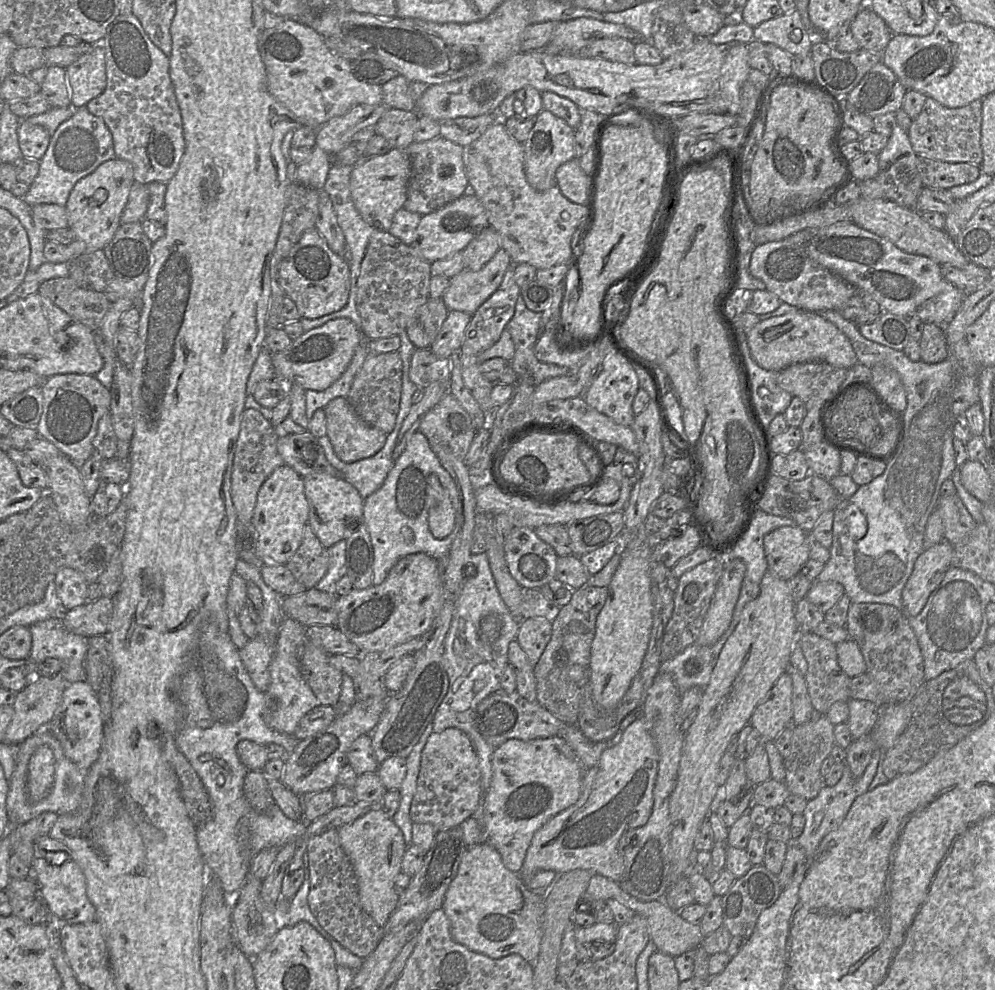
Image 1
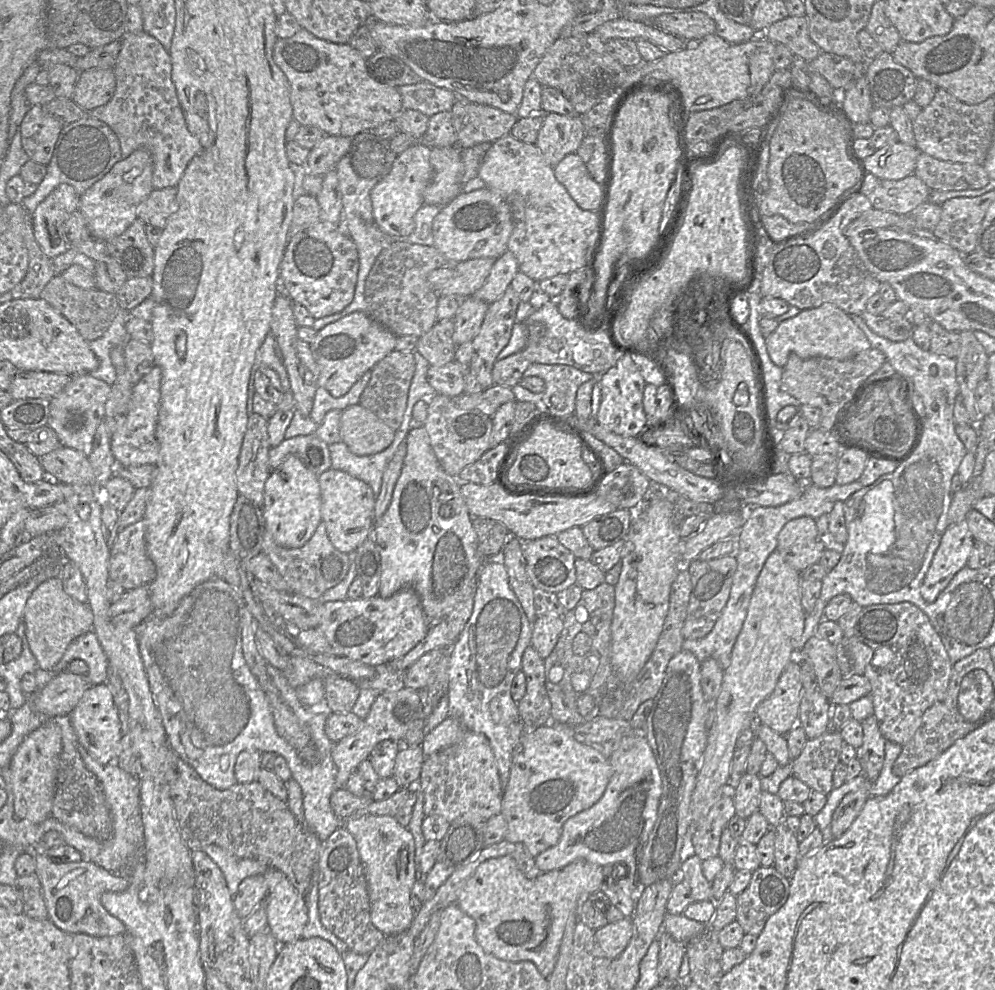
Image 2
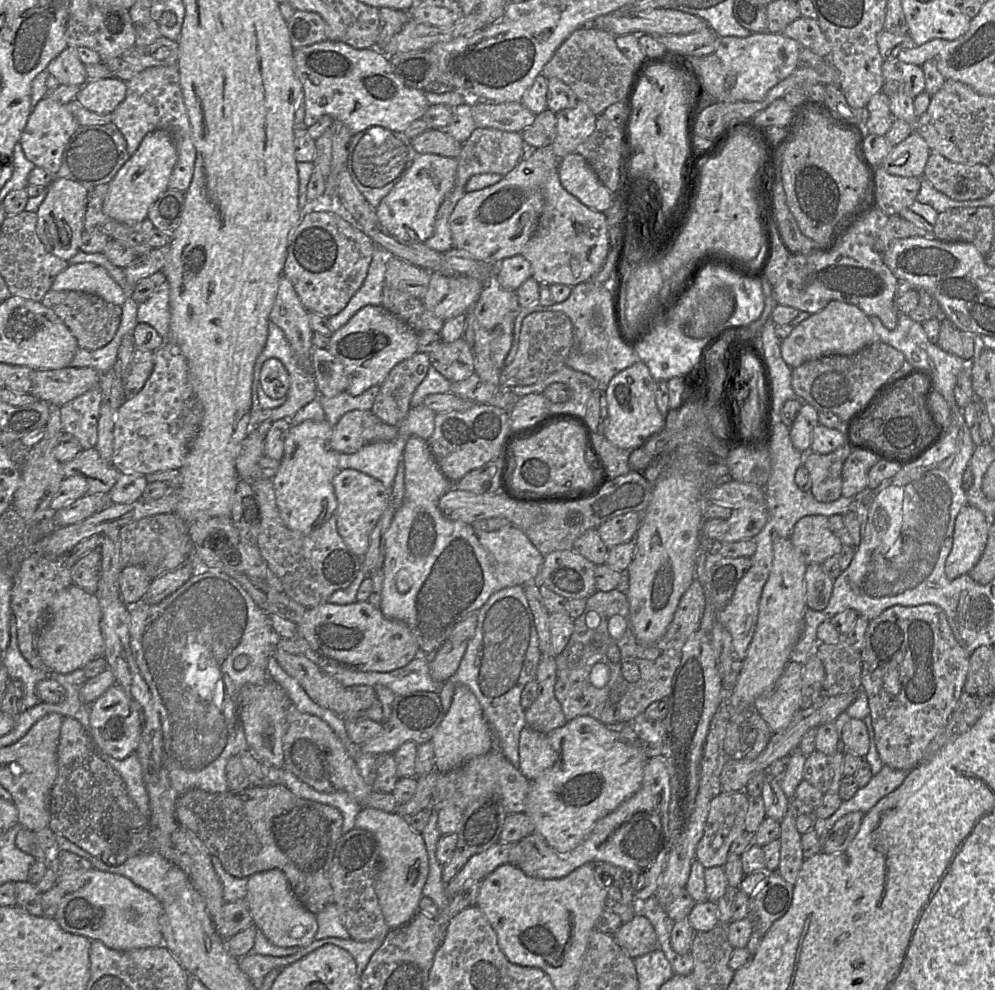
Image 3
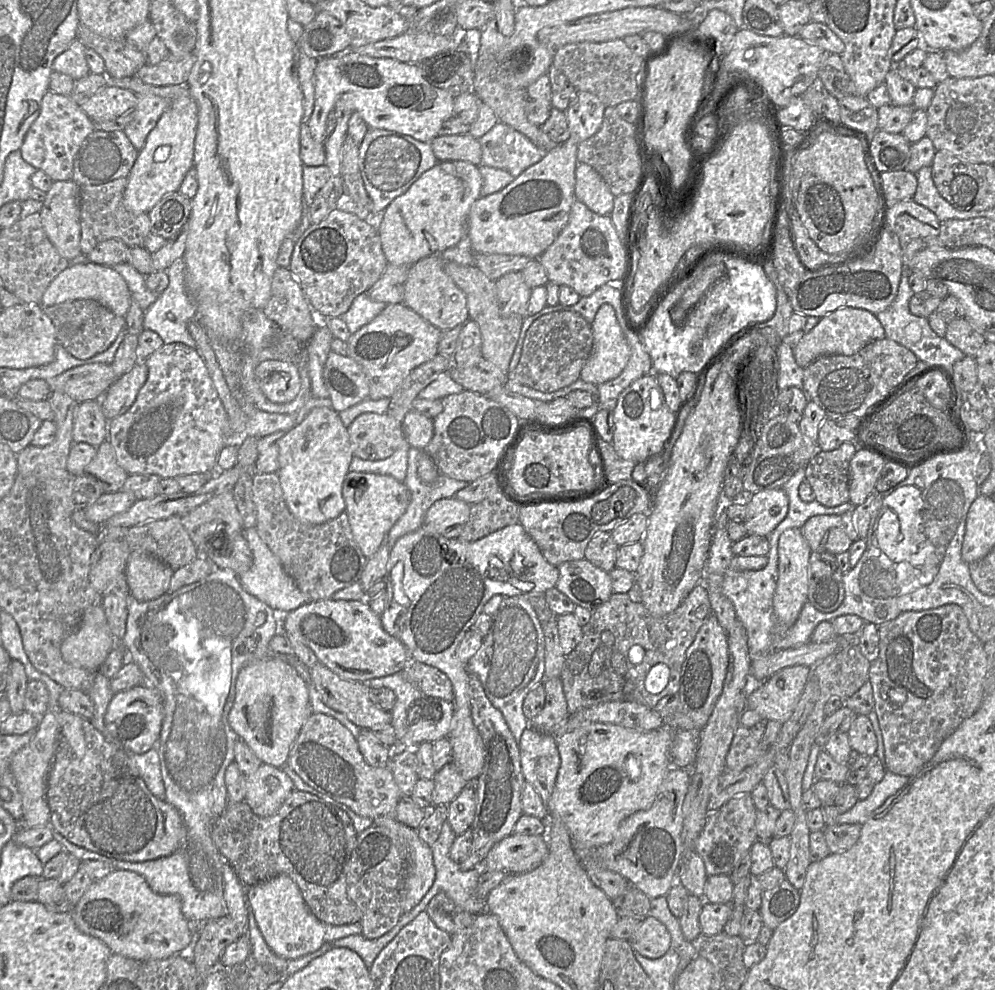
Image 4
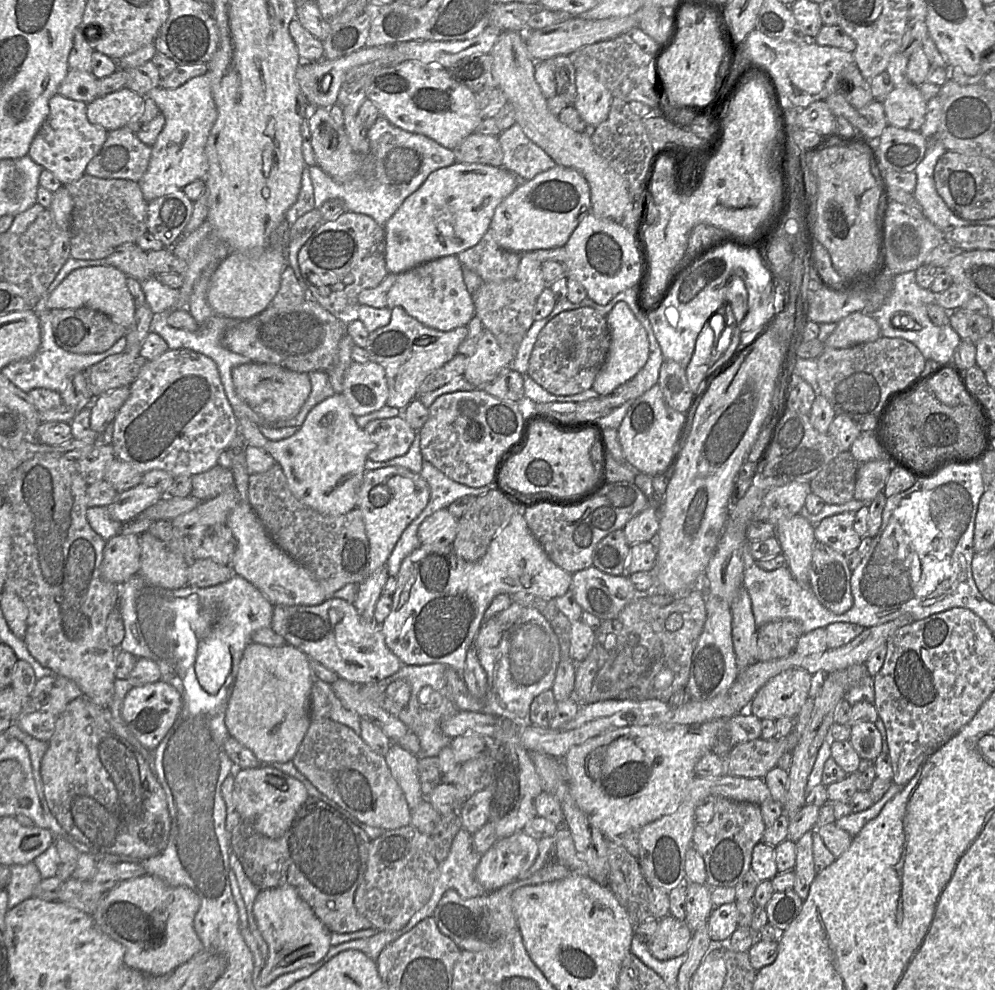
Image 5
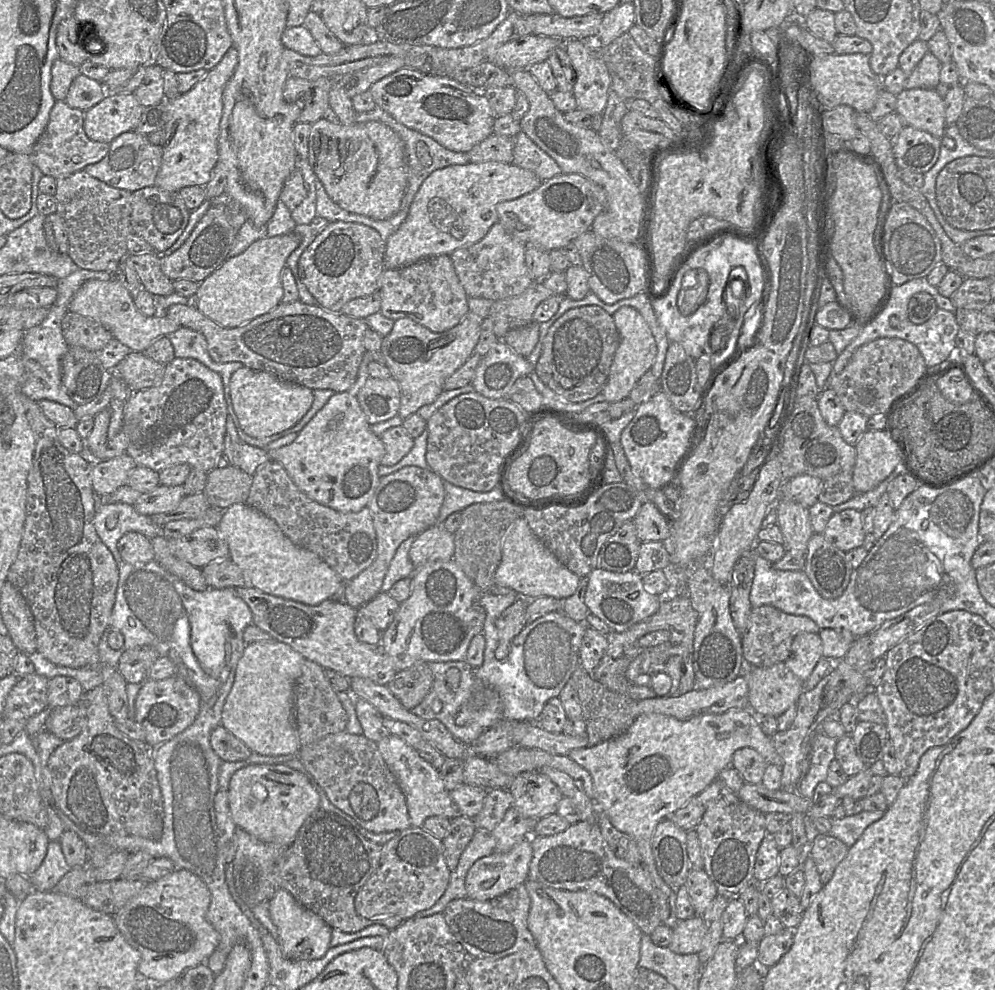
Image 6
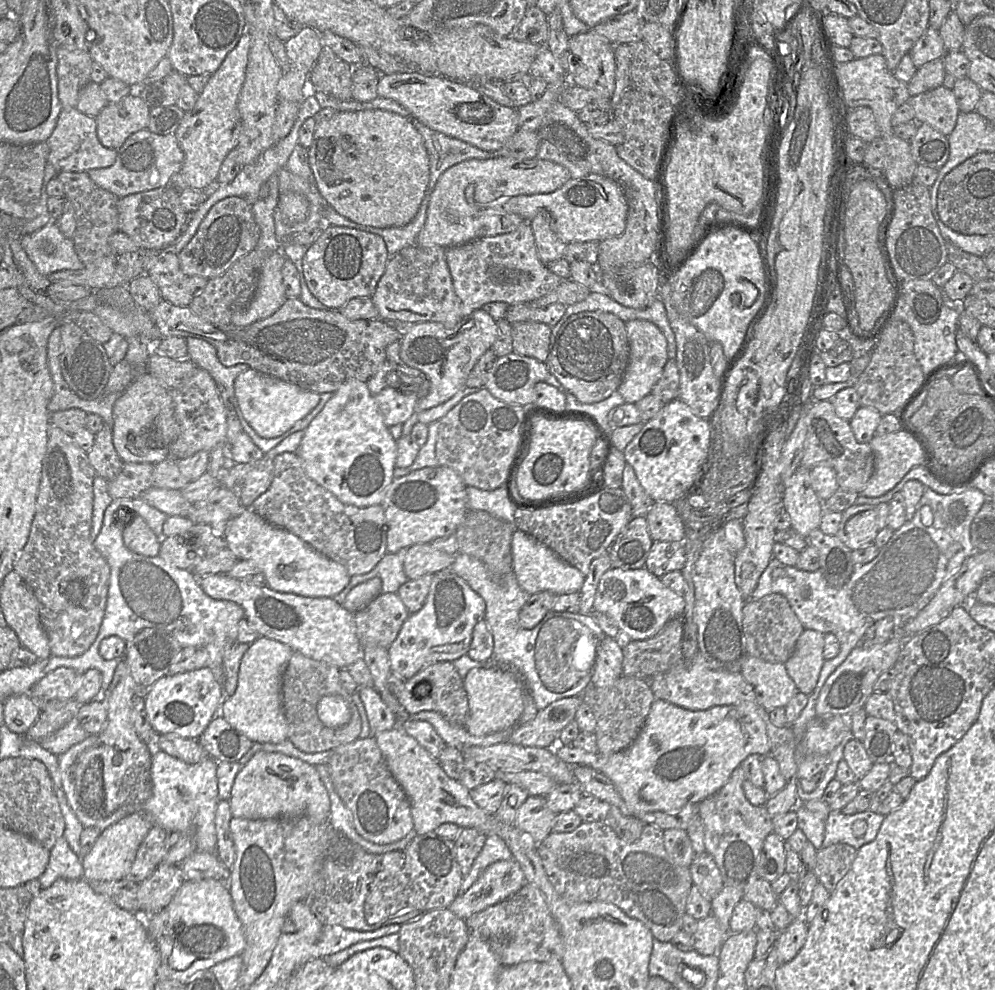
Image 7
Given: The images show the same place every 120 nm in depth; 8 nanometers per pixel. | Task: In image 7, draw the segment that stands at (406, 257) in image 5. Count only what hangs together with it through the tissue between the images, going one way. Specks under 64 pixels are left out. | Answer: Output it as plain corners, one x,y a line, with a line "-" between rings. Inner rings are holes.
510,157
470,159
449,167
438,179
429,198
425,224
416,238
416,246
438,245
445,249
474,240
506,234
526,222
517,214
492,214
492,208
471,205
465,196
468,185
475,186
474,200
489,205
501,197
551,193
571,179
563,166
539,158
520,160

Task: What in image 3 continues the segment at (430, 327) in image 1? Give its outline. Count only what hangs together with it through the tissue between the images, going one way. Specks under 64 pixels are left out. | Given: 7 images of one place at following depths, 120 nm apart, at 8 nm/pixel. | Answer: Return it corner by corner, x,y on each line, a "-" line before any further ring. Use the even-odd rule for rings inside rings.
463,337
453,342
441,340
428,356
431,365
450,383
474,374
474,355

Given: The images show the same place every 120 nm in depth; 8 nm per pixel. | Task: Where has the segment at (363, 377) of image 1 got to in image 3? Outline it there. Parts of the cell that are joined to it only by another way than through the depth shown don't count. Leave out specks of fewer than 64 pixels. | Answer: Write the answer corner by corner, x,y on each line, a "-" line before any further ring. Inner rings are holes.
417,352
410,358
395,365
379,386
379,392
374,400
371,412
382,422
398,428
409,409
411,409
410,402
412,395
426,377
430,366
429,356
424,352

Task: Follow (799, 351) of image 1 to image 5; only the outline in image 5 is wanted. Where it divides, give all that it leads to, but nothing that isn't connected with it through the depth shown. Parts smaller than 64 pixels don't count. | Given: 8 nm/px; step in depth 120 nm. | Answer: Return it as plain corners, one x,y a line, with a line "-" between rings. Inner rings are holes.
853,312
841,319
824,341
825,347
848,348
880,338
880,326
871,314

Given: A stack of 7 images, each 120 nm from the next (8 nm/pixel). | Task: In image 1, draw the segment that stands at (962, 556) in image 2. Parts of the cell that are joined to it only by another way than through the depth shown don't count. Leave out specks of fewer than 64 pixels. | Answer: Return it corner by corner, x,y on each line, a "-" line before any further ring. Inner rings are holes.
946,540
926,548
918,556
902,590
901,611
907,617
917,615
924,608
946,571
953,566
953,559
953,545

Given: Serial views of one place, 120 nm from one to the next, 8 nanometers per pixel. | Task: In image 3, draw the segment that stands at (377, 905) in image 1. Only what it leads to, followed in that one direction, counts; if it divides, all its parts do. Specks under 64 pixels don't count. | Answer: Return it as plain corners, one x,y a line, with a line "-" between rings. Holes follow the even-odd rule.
361,808
355,818
355,828
370,831
378,842
380,870
374,888
386,924
390,929
398,928
408,923
419,910
422,889
429,873
429,860
423,837
410,827
405,817
398,813
389,813
375,808

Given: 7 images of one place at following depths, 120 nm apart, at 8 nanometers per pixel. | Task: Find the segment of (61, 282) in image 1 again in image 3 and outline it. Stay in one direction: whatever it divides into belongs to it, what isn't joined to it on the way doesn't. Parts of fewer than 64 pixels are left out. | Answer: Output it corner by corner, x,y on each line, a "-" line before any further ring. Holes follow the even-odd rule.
49,290
41,304
52,310
68,327
79,348
96,350
107,345
114,337
122,316
122,308
103,298
80,291

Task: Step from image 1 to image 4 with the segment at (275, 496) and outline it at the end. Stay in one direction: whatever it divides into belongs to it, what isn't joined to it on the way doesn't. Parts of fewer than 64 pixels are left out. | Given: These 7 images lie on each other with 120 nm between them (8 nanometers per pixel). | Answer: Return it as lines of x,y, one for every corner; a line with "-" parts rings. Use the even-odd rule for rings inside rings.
316,407
279,440
278,476
290,512
301,522
323,524
345,511
342,485
354,457
347,427
333,408

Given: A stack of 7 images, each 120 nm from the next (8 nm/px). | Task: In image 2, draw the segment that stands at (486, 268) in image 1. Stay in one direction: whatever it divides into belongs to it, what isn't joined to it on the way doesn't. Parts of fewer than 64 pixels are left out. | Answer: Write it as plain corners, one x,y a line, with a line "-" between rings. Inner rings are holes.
507,250
495,260
483,286
470,297
491,304
504,294
518,271
519,266
516,257

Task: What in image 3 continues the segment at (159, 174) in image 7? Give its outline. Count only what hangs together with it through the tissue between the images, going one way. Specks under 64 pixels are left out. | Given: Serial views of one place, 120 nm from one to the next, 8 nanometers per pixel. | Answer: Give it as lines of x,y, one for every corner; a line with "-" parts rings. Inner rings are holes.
113,123
79,125
63,151
60,169
53,175
53,181
58,178
70,179
90,191
98,185
108,184
129,158
126,140

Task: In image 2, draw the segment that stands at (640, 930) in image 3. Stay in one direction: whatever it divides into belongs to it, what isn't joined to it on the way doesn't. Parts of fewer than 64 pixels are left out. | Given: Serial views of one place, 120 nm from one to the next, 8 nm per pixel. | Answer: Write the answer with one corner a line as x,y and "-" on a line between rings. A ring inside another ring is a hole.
624,917
617,922
609,922
594,930
596,945
604,956
613,959
623,952
633,934
631,917

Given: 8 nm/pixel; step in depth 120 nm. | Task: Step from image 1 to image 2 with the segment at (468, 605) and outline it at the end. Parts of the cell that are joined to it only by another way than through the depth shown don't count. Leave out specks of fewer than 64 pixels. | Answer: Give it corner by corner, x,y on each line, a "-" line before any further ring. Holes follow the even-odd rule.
500,554
500,558
486,558
486,561
484,562
482,568
480,569
478,574
478,585
474,595
474,605
473,605
472,614
468,619
468,621
466,622
458,638
454,642
454,645
449,648
437,648
437,649
450,649
450,656
448,661
448,691
447,691
448,701
449,701
448,716
457,718
467,730
473,731
475,733
480,733
487,738
497,763
497,768
498,768
498,772
499,772
499,776
500,776
503,788
507,784
509,779
513,750
516,744
518,743
518,741
520,740
521,735
524,732
524,724
519,715
517,703
512,699
510,690
511,690
511,685
514,677
522,669
523,653
527,647
531,646
532,626
533,624
529,622
521,606
520,601
518,600
516,594
514,593
514,591
512,590
509,584
508,573
506,571
506,568
503,562
501,561
501,554

